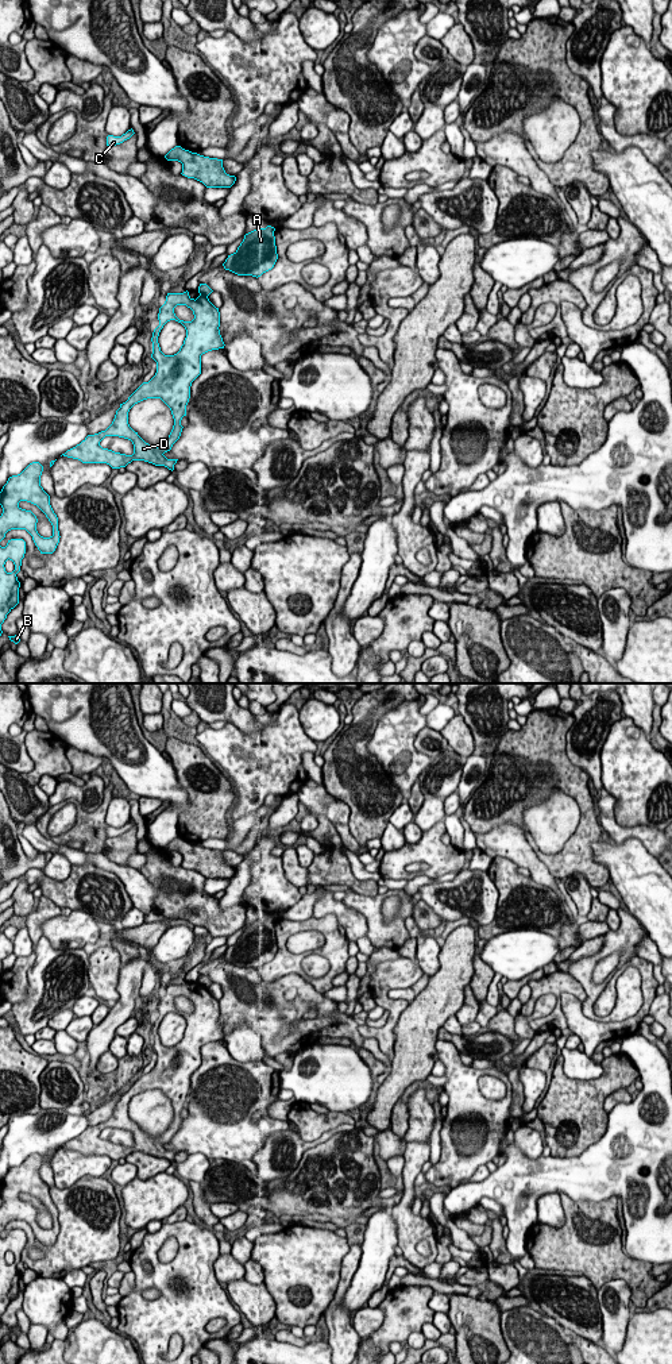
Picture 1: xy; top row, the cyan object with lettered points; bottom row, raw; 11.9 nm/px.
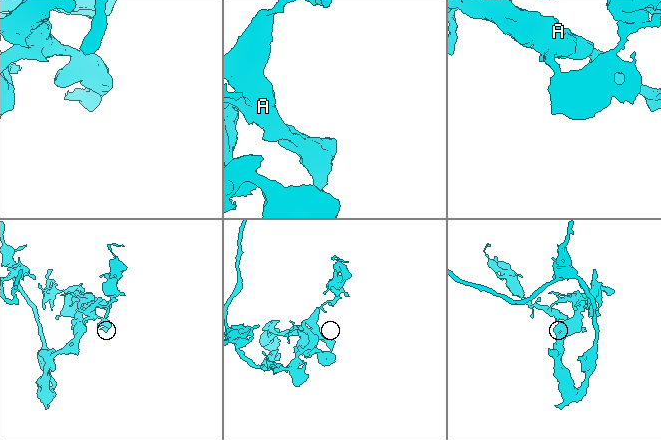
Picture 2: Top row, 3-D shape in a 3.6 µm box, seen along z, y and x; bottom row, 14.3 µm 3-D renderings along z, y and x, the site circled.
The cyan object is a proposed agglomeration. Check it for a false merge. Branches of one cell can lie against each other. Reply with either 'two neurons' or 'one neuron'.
two neurons

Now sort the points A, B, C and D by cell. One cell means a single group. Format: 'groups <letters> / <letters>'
groups A C / B D

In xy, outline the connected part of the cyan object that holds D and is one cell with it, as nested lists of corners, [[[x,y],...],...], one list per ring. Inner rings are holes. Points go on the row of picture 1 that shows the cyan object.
[[[167,293],[165,304],[158,313],[159,325],[152,332],[152,354],[157,362],[157,373],[148,381],[143,382],[125,402],[120,404],[112,424],[94,435],[88,435],[80,444],[67,450],[63,456],[78,459],[82,463],[107,463],[112,469],[125,467],[132,461],[144,461],[155,466],[165,466],[174,470],[178,459],[167,459],[163,454],[170,451],[173,444],[179,439],[182,432],[181,420],[186,416],[186,405],[190,398],[192,382],[201,374],[201,355],[224,348],[220,335],[220,312],[205,294],[196,300],[184,293]],[[186,305],[193,311],[192,321],[179,320],[174,308]],[[175,320],[186,330],[186,338],[179,351],[174,355],[165,355],[161,351],[158,336],[163,325]],[[147,398],[161,398],[171,411],[174,425],[169,438],[158,447],[146,443],[138,432],[128,424],[130,409]],[[105,436],[119,436],[132,442],[134,454],[125,455],[103,448],[100,442]]]

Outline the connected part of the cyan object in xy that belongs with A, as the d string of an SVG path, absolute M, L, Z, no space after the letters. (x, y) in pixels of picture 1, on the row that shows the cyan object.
M267 226L246 234L237 250L223 263L224 269L256 278L271 270L278 259L274 231Z

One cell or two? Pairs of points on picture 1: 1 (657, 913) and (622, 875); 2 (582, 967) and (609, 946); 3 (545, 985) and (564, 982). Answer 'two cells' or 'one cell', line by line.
1: one cell
2: one cell
3: one cell

